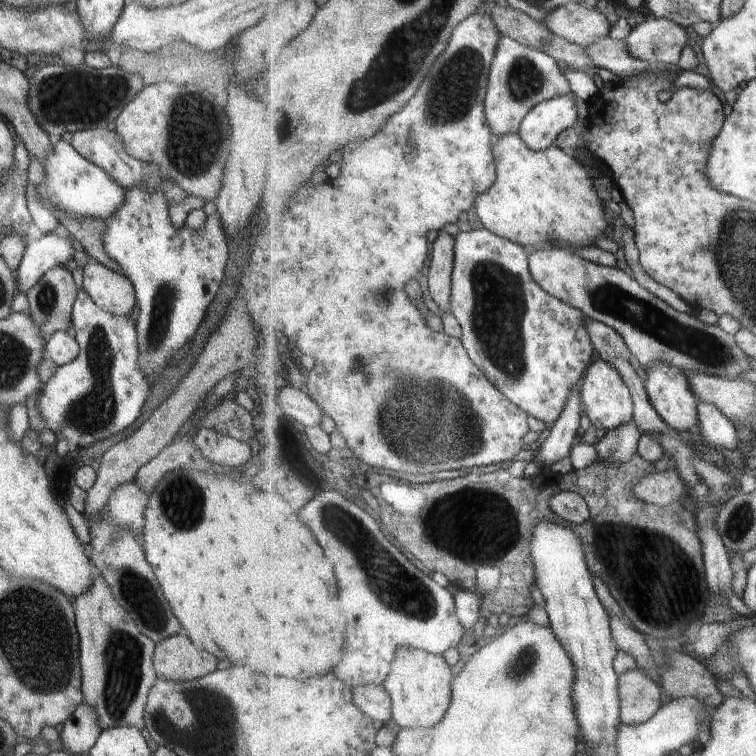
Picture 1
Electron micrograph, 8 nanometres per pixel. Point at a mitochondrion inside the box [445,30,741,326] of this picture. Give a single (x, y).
(525, 80)

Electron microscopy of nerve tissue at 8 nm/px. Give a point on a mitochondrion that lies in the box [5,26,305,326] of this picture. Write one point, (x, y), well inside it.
(74, 97)

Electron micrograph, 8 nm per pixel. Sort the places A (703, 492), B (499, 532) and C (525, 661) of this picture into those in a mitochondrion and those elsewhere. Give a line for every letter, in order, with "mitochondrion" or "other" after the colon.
A: other
B: mitochondrion
C: mitochondrion

